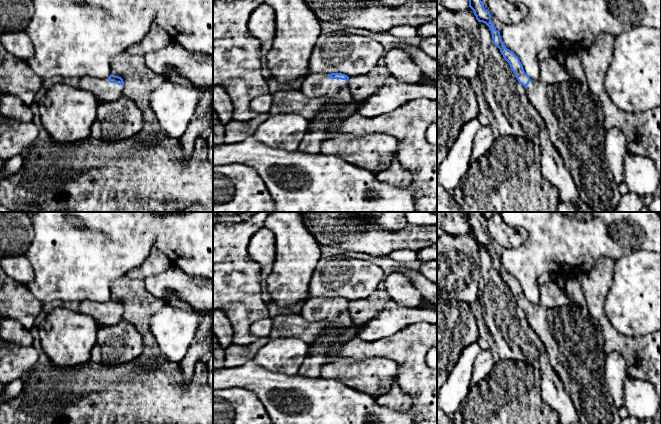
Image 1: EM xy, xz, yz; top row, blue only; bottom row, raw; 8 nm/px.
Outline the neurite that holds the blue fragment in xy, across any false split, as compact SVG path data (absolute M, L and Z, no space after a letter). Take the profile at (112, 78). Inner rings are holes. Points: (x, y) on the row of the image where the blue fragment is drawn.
M113 74L103 79L84 76L79 88L93 93L100 102L114 102L123 95L124 81Z

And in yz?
M469 0L469 7L473 10L478 22L483 22L489 27L493 44L500 49L518 82L525 87L530 102L543 118L553 145L571 173L582 201L594 212L615 212L621 194L604 155L604 112L598 98L586 84L568 81L546 85L539 79L530 78L525 73L519 58L502 42L500 32L494 27L491 14L484 8L482 1Z

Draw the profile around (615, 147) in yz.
M617 128L605 129L604 155L617 184L625 182L624 162L626 153L625 135Z

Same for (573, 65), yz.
M570 51L566 53L565 68L573 82L586 84L586 76L582 68L581 59L578 53Z

